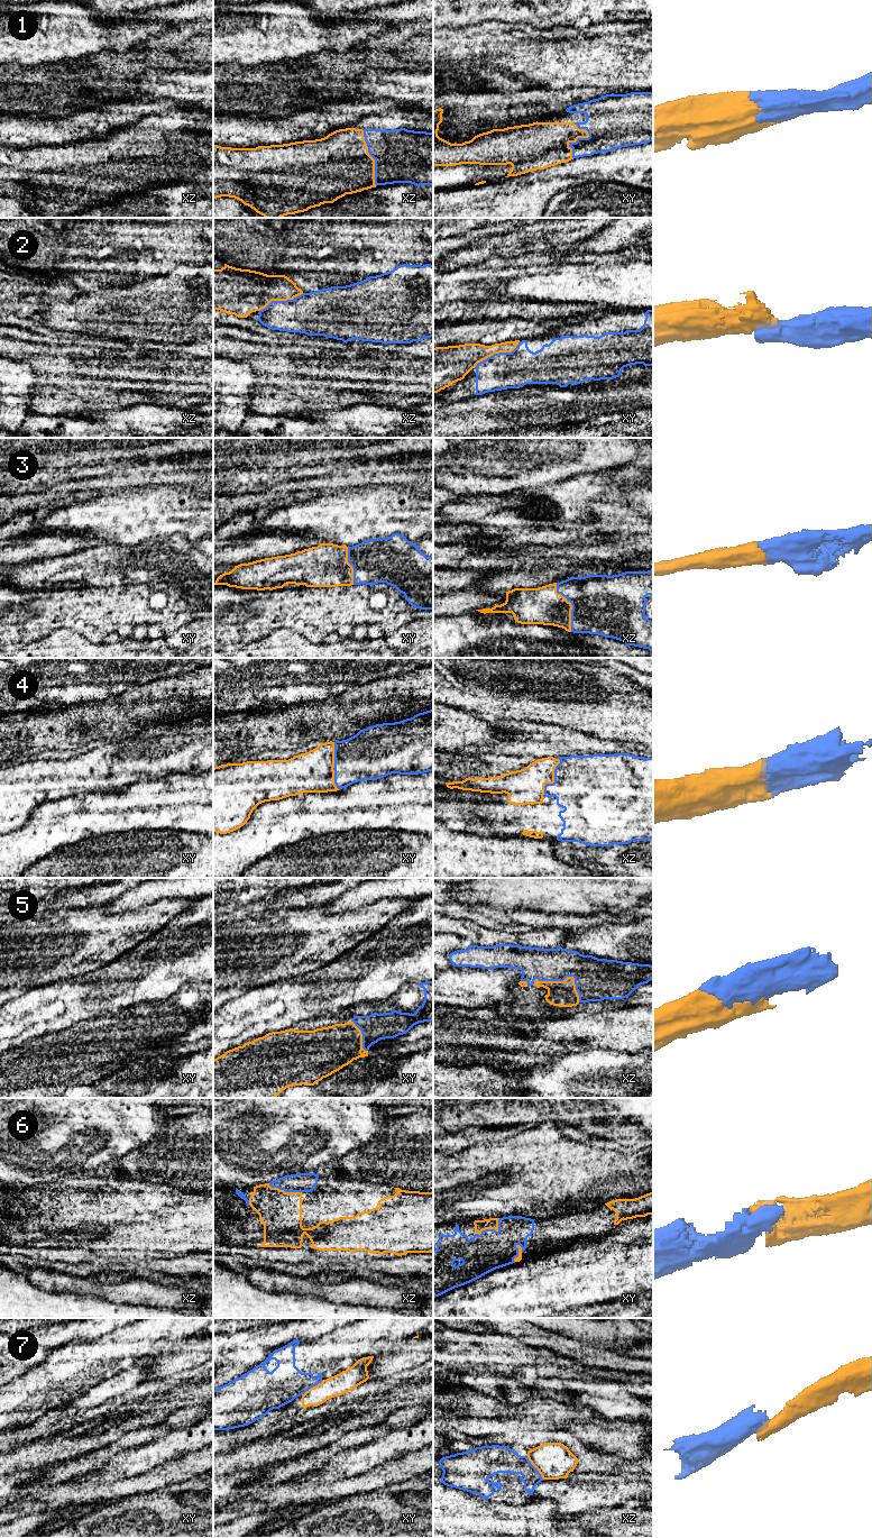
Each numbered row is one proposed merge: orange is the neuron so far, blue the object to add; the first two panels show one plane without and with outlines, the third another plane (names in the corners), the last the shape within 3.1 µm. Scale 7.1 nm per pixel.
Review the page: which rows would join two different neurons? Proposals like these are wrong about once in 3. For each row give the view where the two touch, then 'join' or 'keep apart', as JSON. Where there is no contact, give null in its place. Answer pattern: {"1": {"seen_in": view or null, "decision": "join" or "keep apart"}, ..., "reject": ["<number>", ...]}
{"1": {"seen_in": "xy", "decision": "join"}, "2": {"seen_in": "xy", "decision": "keep apart"}, "3": {"seen_in": "xz", "decision": "join"}, "4": {"seen_in": "xz", "decision": "join"}, "5": {"seen_in": "xz", "decision": "join"}, "6": {"seen_in": "xy", "decision": "join"}, "7": {"seen_in": "xz", "decision": "keep apart"}, "reject": ["2", "7"]}

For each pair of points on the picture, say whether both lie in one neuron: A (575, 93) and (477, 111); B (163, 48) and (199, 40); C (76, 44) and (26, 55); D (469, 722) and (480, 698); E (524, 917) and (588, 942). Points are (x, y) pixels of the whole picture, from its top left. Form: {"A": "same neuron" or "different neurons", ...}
{"A": "same neuron", "B": "same neuron", "C": "same neuron", "D": "different neurons", "E": "different neurons"}

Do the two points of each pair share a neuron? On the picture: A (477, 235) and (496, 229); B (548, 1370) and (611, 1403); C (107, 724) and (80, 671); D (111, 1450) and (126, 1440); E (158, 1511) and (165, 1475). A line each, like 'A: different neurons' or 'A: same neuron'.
A: same neuron
B: different neurons
C: different neurons
D: same neuron
E: different neurons

